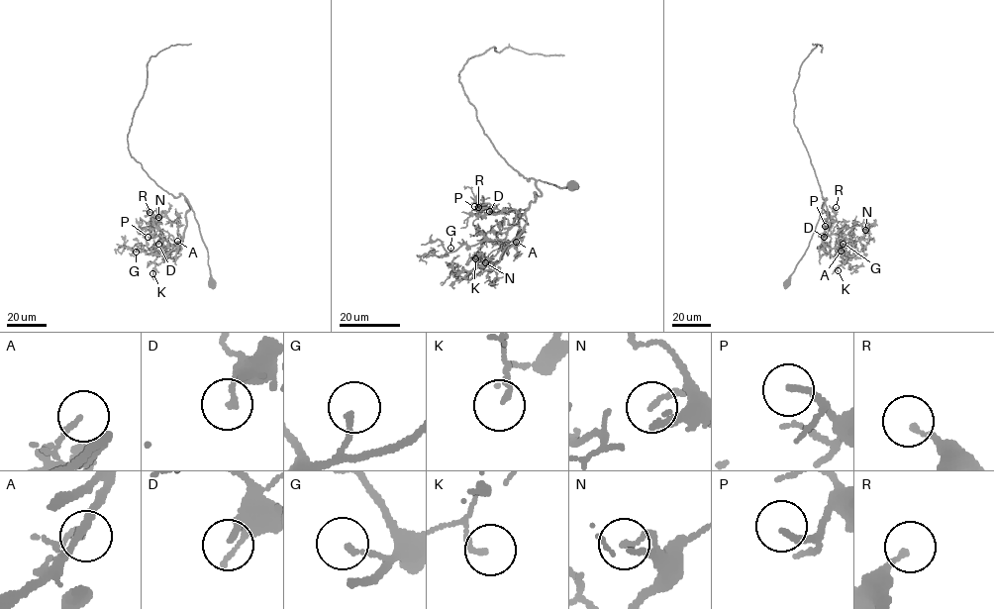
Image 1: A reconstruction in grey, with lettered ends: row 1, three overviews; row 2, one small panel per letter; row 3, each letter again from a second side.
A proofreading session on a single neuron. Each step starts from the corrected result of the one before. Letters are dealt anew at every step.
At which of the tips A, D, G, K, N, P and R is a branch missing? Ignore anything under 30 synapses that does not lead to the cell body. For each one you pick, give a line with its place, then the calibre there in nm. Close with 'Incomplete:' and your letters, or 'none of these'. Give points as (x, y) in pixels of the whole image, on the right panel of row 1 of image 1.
P: place (825, 226); calibre 160 nm
Incomplete: P

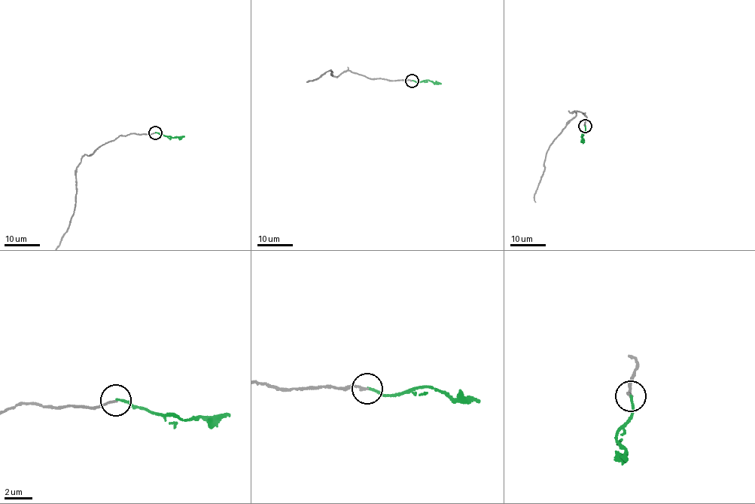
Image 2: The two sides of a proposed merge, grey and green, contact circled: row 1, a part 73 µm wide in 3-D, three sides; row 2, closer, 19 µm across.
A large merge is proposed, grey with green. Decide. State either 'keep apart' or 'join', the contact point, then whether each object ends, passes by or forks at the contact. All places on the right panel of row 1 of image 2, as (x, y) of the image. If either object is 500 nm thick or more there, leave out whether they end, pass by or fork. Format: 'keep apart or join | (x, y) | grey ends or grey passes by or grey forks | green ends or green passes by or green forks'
join | (585, 126) | grey ends | green ends

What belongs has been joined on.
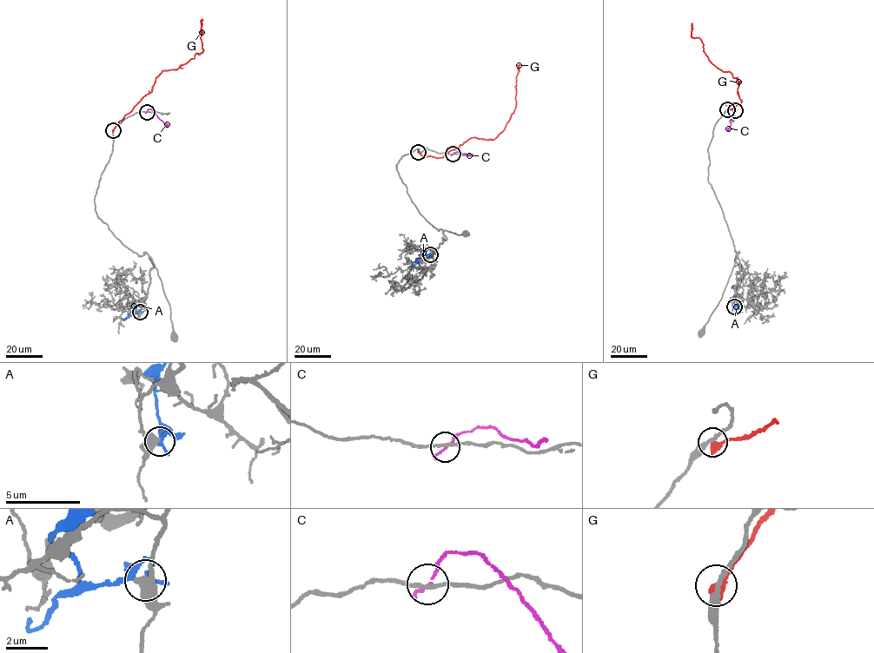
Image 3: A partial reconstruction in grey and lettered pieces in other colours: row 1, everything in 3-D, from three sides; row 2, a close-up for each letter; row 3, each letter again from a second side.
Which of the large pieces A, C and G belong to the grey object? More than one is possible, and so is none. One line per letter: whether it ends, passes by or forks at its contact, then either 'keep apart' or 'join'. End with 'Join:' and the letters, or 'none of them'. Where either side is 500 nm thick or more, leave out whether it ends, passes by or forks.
A: it forks there; keep apart
C: it ends there; keep apart
G: keep apart
Join: none of them

